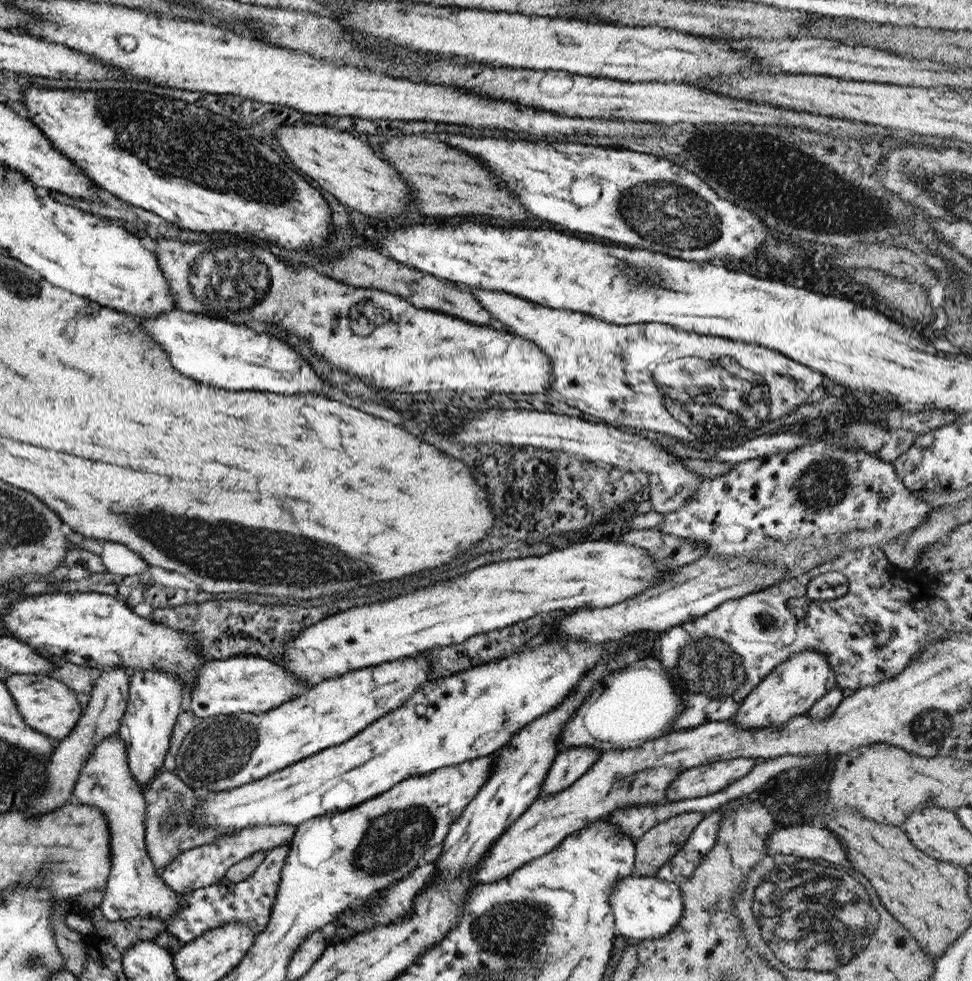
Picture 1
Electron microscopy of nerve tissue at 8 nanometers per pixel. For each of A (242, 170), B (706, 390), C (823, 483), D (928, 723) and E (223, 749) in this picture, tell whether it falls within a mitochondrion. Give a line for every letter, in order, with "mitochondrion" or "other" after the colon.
A: mitochondrion
B: mitochondrion
C: mitochondrion
D: mitochondrion
E: mitochondrion

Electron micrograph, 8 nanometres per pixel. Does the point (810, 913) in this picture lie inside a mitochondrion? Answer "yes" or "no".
yes

